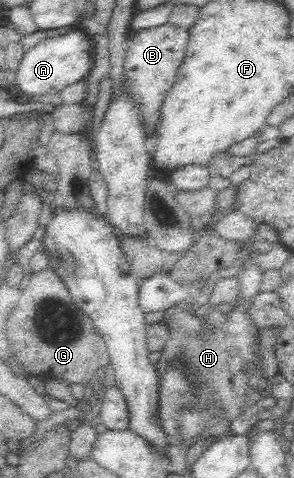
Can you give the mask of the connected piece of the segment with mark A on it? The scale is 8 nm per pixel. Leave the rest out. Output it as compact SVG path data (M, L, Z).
M77 27L66 34L47 38L36 44L20 61L16 71L18 87L27 96L45 94L57 98L64 88L89 76L93 58L92 41L85 31Z

